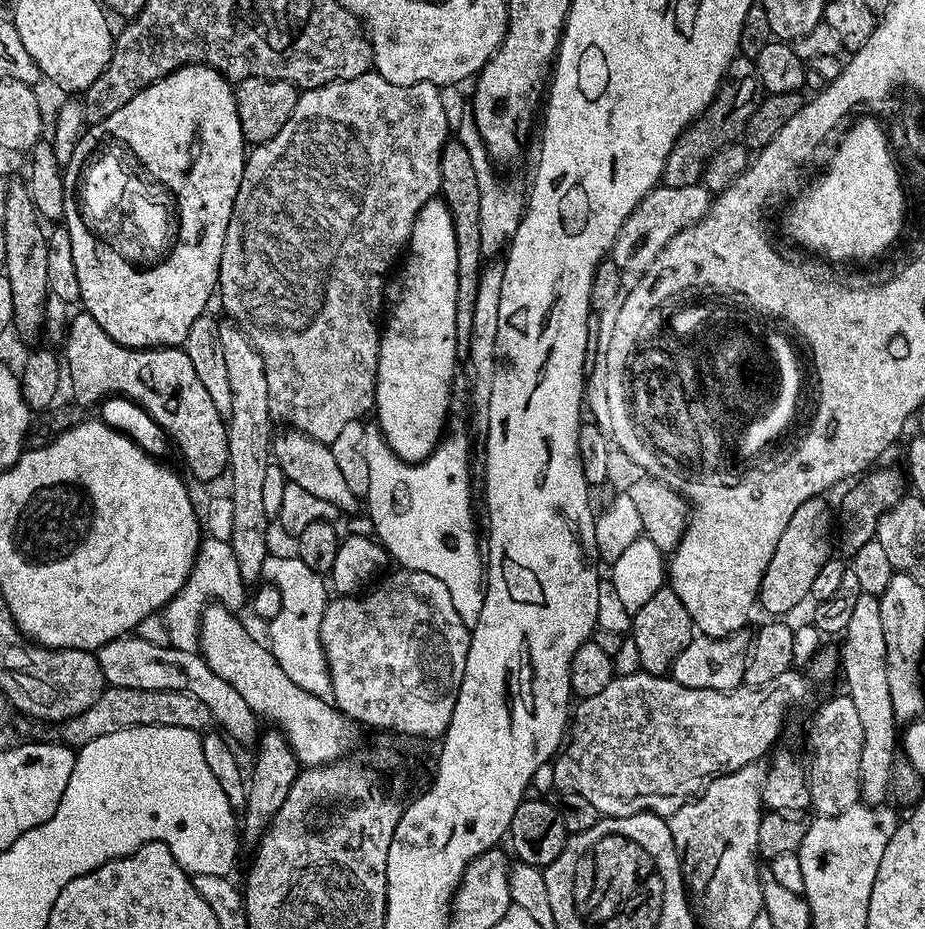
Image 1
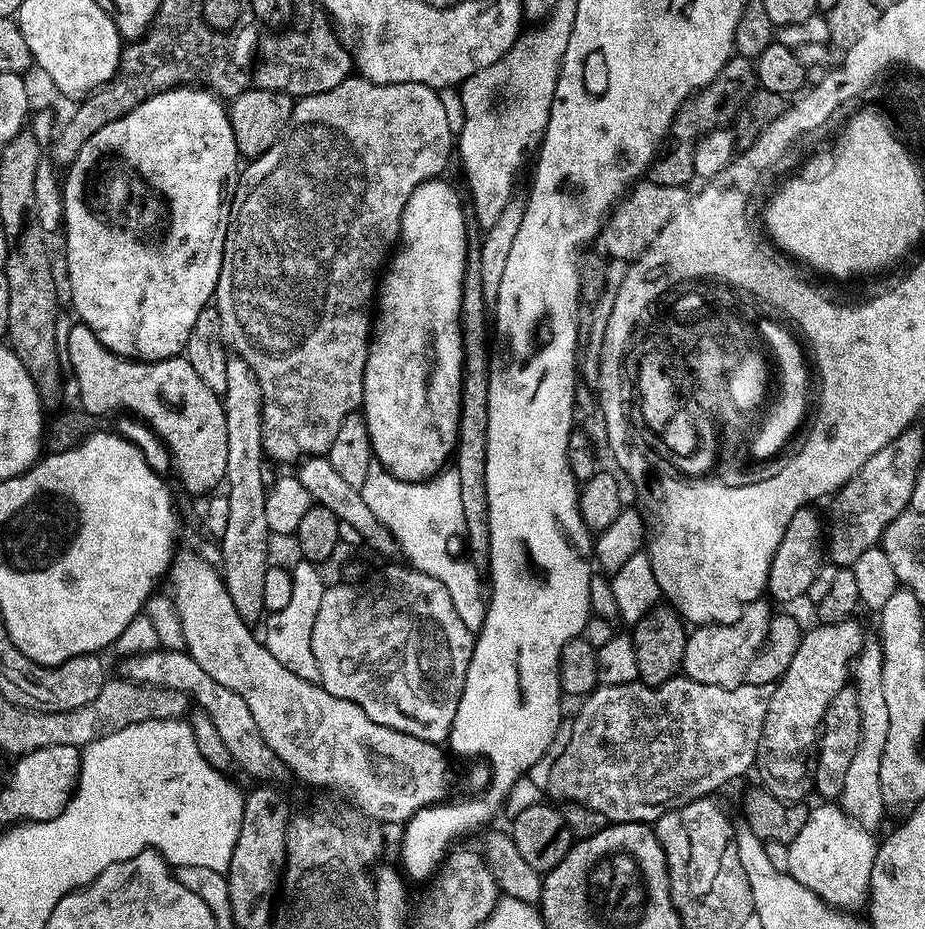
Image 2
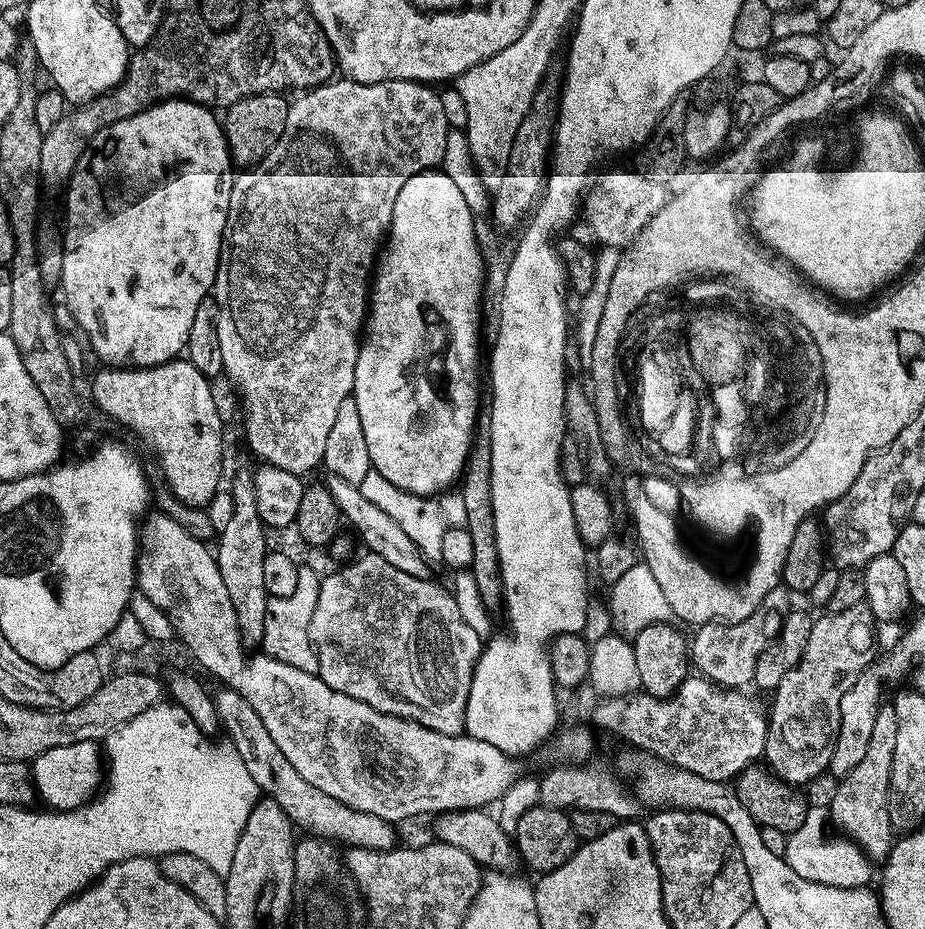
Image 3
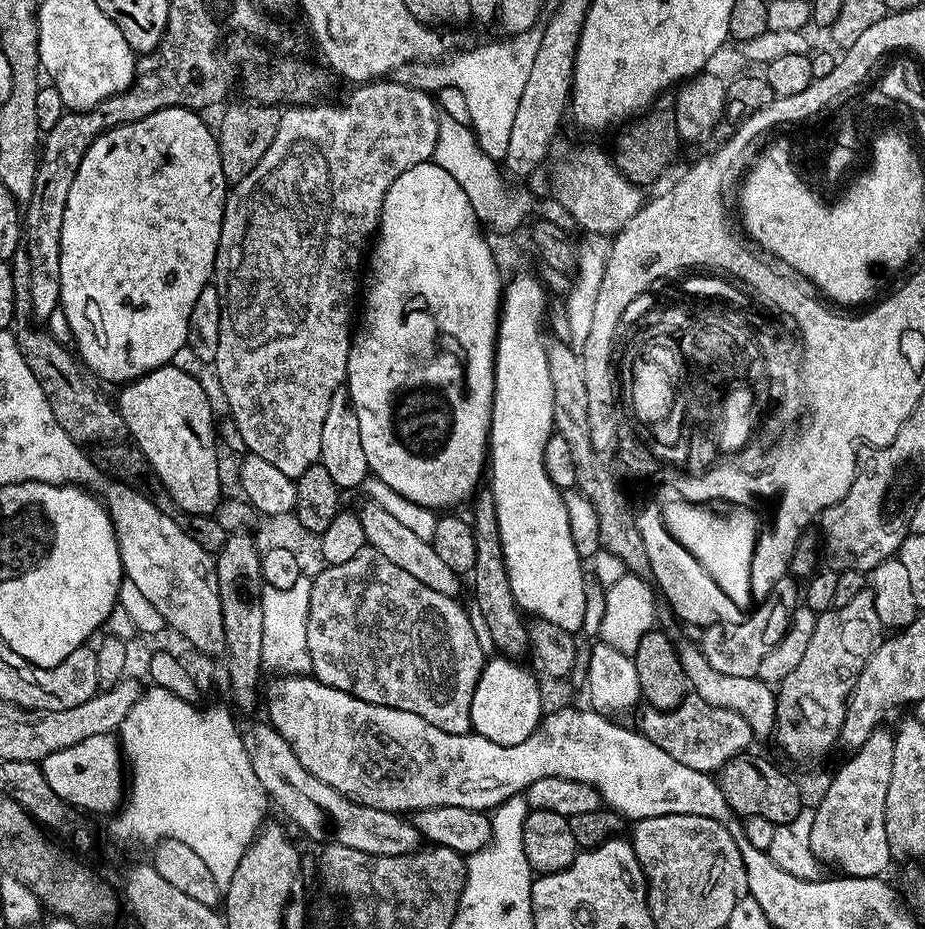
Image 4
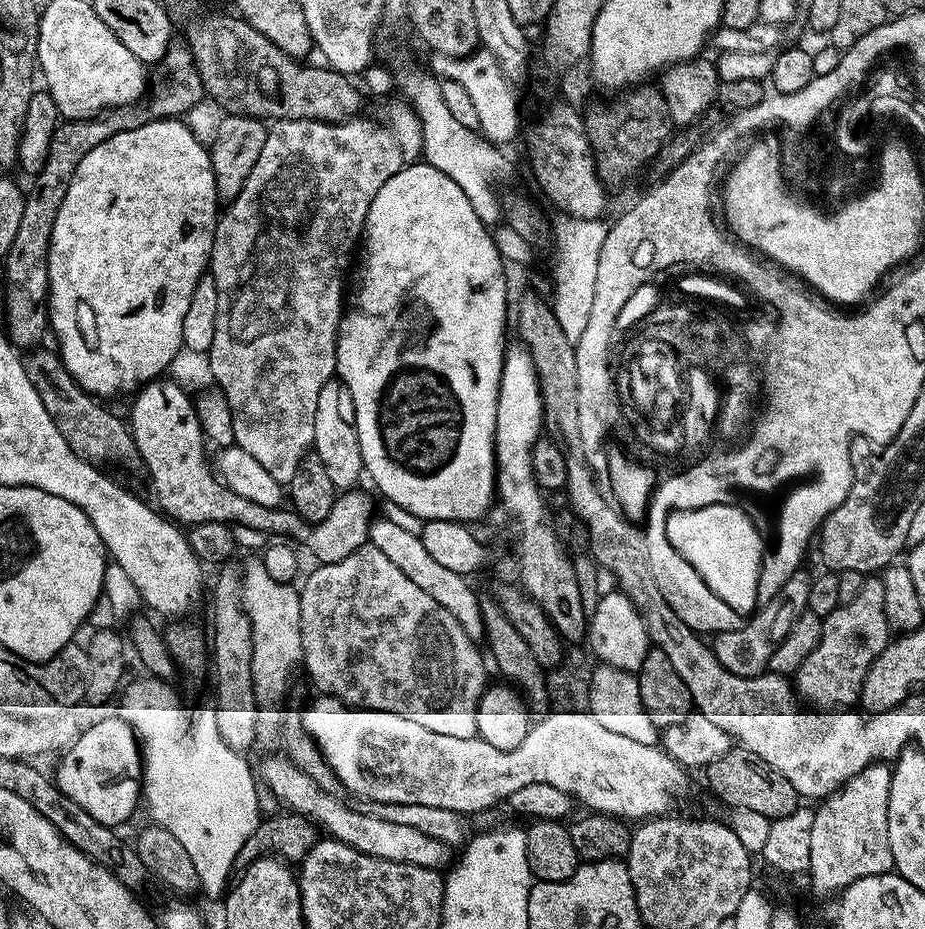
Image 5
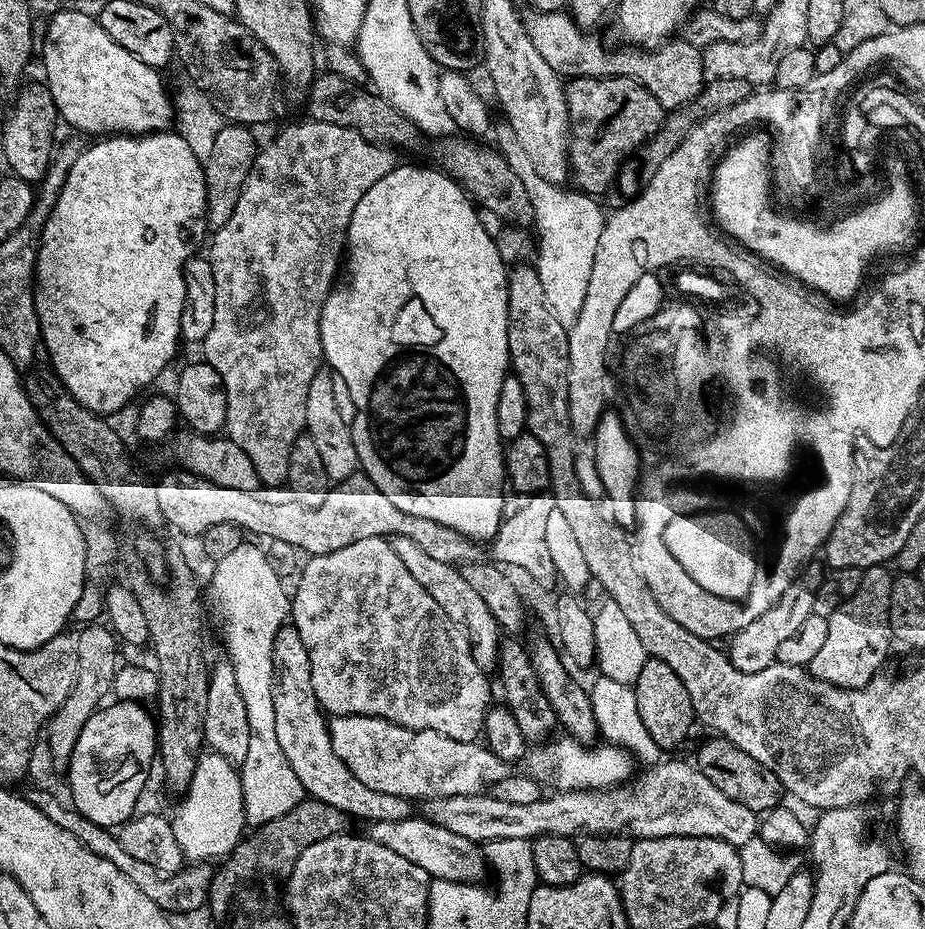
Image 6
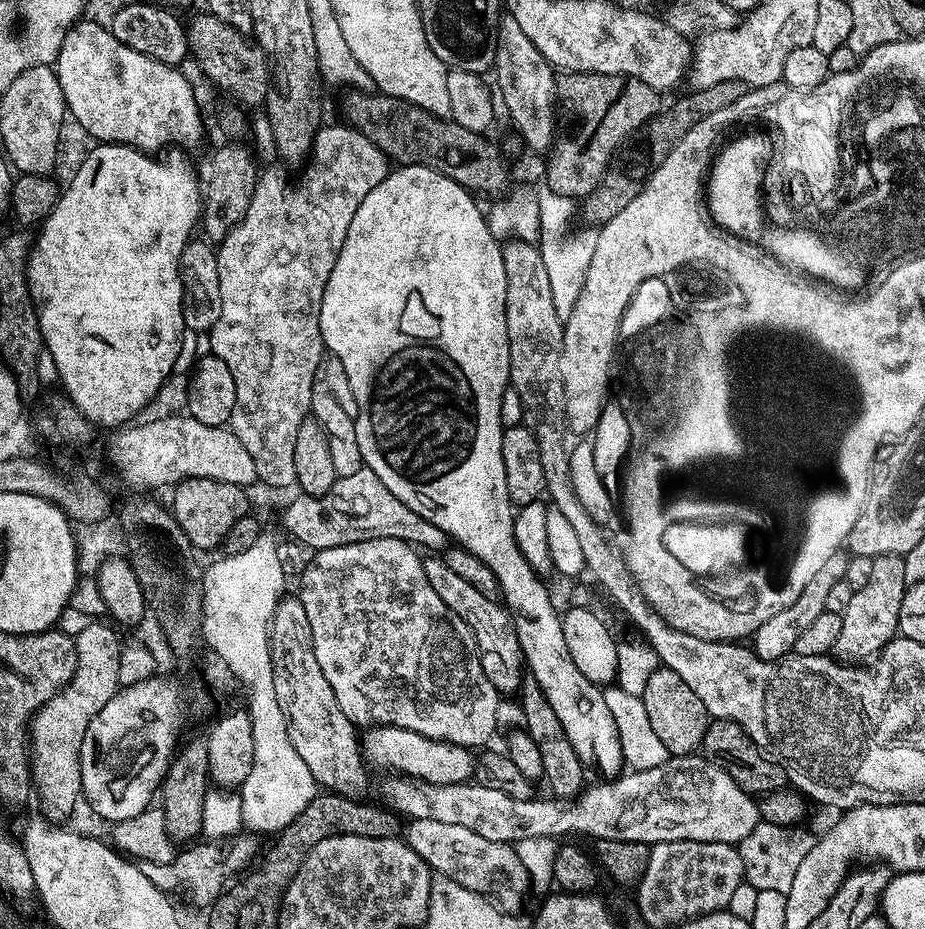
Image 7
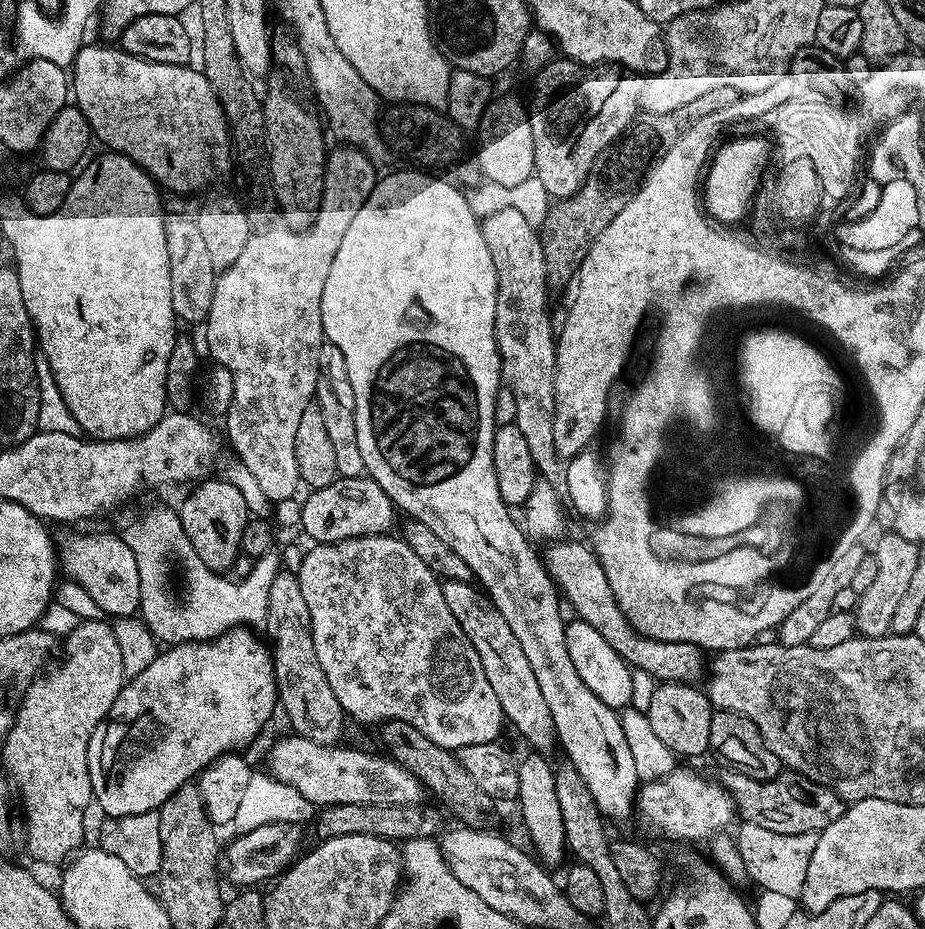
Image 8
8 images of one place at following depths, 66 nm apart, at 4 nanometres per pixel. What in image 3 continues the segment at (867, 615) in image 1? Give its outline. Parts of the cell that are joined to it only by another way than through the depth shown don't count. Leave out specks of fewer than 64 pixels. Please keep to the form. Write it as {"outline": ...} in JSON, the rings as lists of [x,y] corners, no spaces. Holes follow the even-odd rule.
{"outline":[[[881,703],[874,718],[874,730],[870,733],[870,746],[862,762],[854,766],[847,776],[839,781],[832,796],[830,820],[837,824],[839,831],[853,840],[873,861],[883,861],[894,843],[894,829],[888,810],[888,787],[890,786],[890,766],[894,754],[894,734],[898,734],[898,722],[894,718],[891,703]]]}

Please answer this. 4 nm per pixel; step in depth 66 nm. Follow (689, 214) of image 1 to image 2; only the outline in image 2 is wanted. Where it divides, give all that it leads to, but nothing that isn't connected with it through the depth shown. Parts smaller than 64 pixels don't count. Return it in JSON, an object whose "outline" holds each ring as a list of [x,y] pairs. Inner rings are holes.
{"outline":[[[651,182],[637,183],[609,213],[600,235],[600,242],[603,242],[605,248],[603,251],[611,259],[622,259],[625,262],[638,259],[652,245],[654,238],[662,230],[662,226],[666,226],[669,218],[684,207],[685,203],[684,188],[658,186]]]}

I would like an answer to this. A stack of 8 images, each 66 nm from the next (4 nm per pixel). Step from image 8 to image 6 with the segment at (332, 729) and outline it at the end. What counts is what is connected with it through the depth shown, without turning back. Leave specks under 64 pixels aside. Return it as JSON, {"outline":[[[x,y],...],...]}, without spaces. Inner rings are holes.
{"outline":[[[284,626],[275,633],[274,638],[276,638],[276,646],[274,648],[273,645],[272,648],[273,655],[274,652],[276,654],[274,684],[278,689],[275,693],[274,707],[278,740],[307,795],[311,799],[321,800],[342,810],[350,818],[357,816],[365,822],[373,820],[398,822],[413,819],[413,801],[407,796],[382,794],[378,790],[370,790],[348,768],[343,757],[336,753],[336,747],[332,745],[330,720],[316,696],[310,654],[300,631],[294,626]]]}

